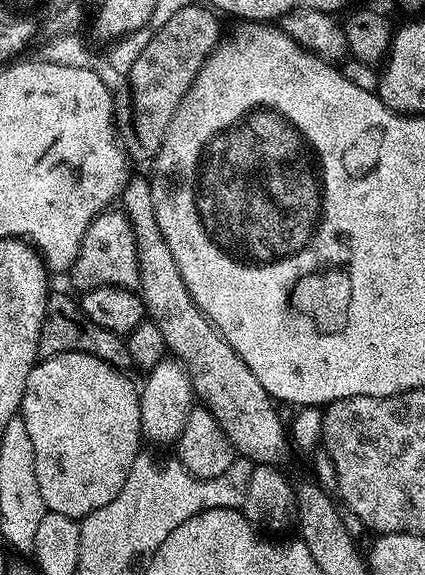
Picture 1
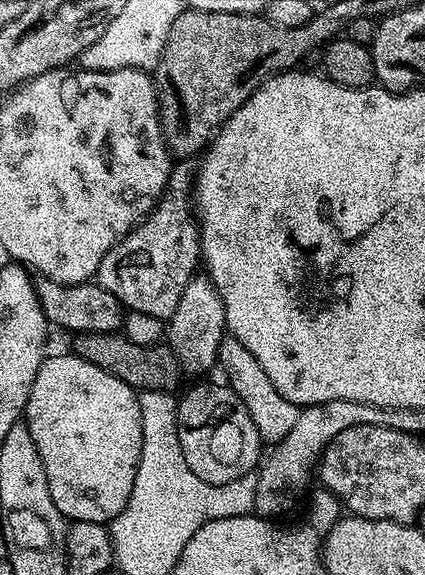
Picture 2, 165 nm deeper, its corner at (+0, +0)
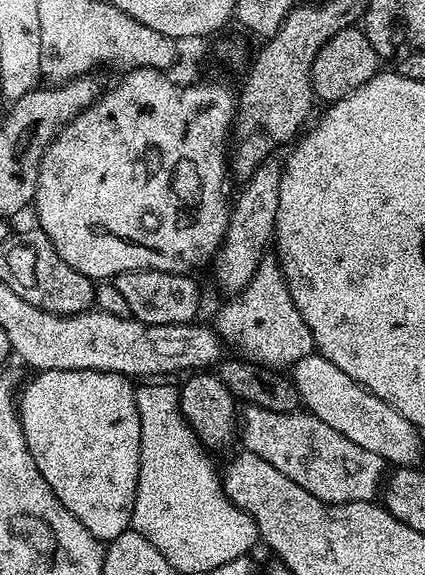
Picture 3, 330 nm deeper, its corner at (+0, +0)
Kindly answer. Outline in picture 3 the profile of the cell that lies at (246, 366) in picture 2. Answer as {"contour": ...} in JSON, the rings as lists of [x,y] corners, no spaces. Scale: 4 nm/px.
{"contour":[[[271,259],[261,260],[247,286],[217,310],[214,331],[225,345],[233,344],[240,351],[237,353],[271,368],[288,370],[297,361],[313,355],[316,343],[310,326],[306,326],[298,306],[294,306],[294,298],[290,298],[284,271]]]}

